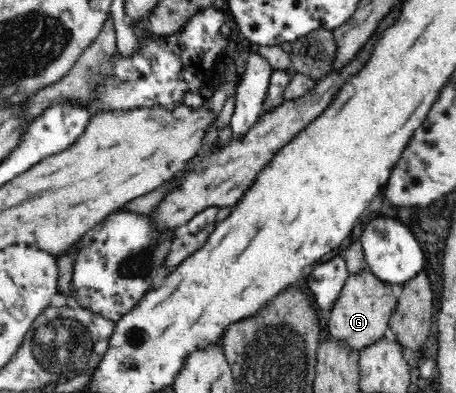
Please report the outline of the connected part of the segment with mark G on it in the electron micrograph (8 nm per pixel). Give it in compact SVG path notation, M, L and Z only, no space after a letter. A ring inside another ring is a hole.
M369 269L350 273L325 319L328 321L330 338L347 343L359 352L364 346L390 332L389 320L396 302L397 297L393 293L391 283L382 281Z

